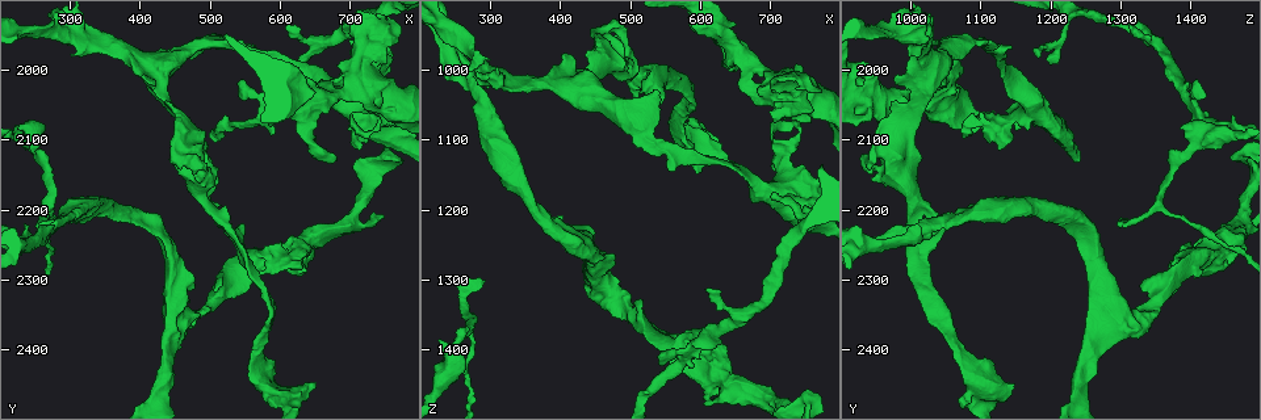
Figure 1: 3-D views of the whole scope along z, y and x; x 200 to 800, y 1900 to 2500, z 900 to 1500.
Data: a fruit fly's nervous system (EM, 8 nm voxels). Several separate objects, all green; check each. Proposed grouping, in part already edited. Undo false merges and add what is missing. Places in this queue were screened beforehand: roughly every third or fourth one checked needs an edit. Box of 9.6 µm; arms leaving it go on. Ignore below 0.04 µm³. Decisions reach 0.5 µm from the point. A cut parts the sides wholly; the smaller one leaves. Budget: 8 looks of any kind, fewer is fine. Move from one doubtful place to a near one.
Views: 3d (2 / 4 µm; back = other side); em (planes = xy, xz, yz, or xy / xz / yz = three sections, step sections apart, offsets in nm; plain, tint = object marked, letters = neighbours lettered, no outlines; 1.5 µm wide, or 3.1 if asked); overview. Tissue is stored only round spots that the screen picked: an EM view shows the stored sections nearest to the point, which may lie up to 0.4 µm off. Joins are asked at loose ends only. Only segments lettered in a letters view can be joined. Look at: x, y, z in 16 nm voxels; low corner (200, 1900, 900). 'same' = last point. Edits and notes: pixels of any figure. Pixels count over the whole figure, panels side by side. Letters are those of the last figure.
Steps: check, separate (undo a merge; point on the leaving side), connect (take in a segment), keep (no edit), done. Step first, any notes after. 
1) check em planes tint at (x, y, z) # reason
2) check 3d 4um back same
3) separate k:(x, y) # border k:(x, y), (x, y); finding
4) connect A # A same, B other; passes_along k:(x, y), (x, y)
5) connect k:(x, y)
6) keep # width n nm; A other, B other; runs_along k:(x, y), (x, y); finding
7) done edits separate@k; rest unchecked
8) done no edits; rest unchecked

check em planes plain at (745, 1985, 1195) # free end

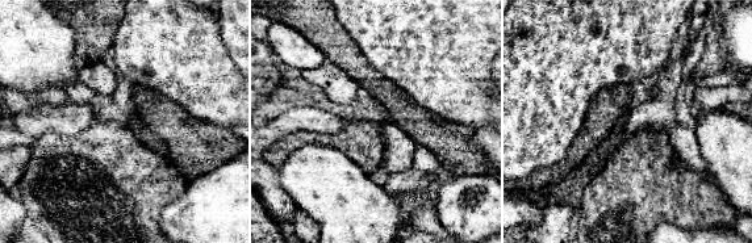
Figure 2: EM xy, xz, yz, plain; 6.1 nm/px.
check em planes letters same # what lies round it

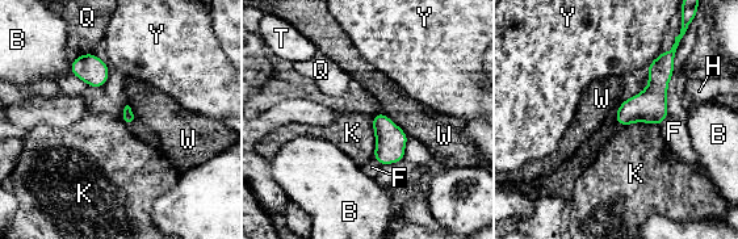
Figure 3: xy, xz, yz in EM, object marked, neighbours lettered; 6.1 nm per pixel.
keep # B other, F other, H other, K other, Q other, T other, W other, Y other; border 3:(370, 118), (374, 134), (373, 158); no lettered segment goes on from it

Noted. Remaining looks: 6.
check 3d 4um at (700, 1955, 1060) # stops while still wide

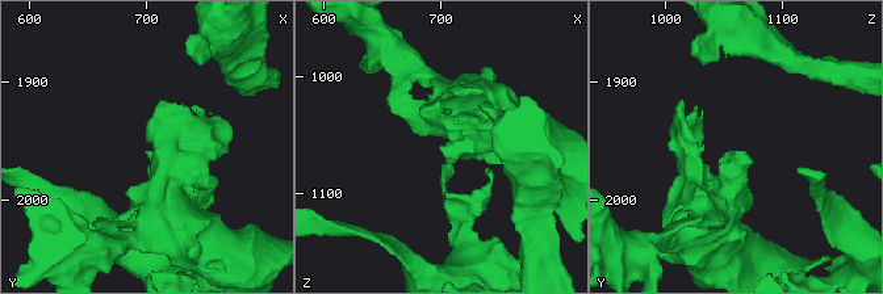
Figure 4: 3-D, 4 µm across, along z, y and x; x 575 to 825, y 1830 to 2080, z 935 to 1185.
check em planes letters at (702, 1956, 1060) # shape alone is not enough

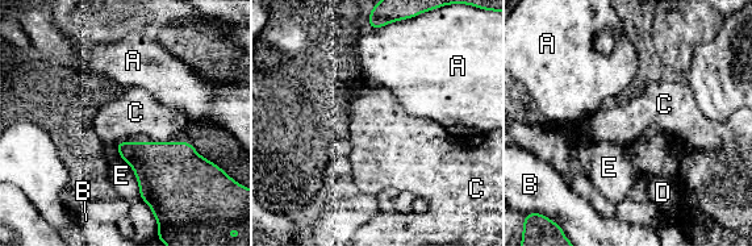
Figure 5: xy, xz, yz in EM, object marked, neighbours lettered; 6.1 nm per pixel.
keep # longest_contact E 300 nm; A other, B other, C other, D other, E other; none of them fits

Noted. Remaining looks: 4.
check em planes tint at (295, 2210, 1075) # sudden change in width

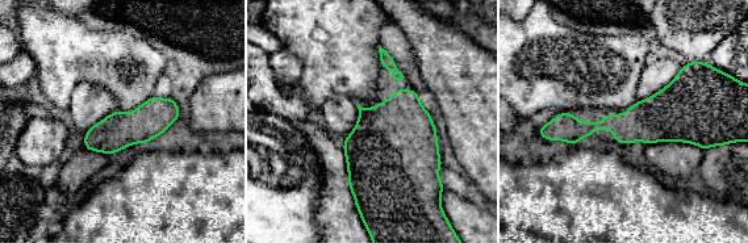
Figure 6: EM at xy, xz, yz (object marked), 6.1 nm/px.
check em planes letters same # what lies round it

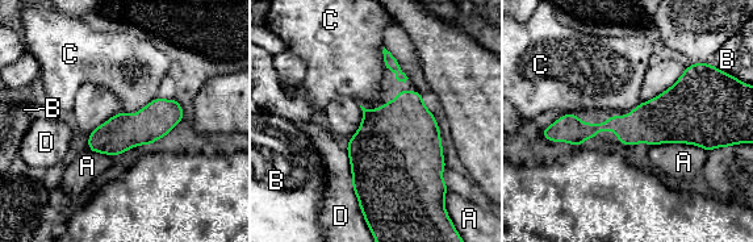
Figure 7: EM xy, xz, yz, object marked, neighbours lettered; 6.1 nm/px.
keep # width 220 nm; A other, B other, C other, D other; runs_along 7:(706, 121), (551, 137); one neuron here

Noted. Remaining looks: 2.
done no edits; rest unchecked

